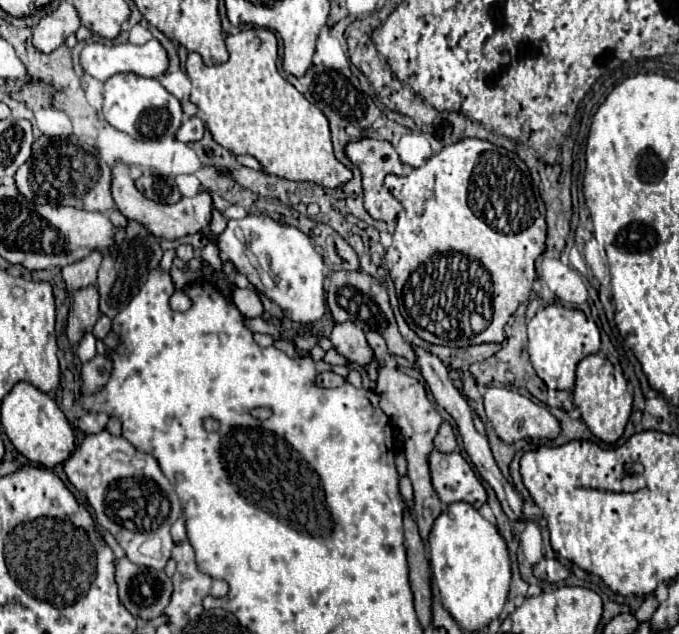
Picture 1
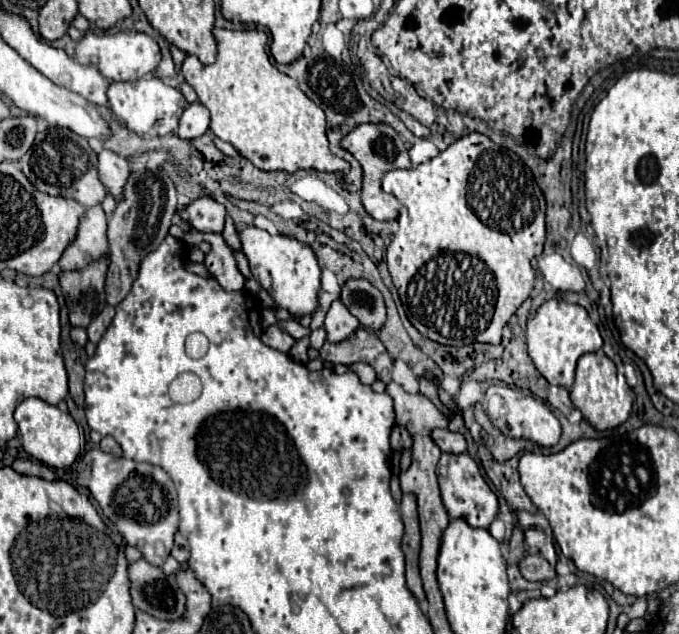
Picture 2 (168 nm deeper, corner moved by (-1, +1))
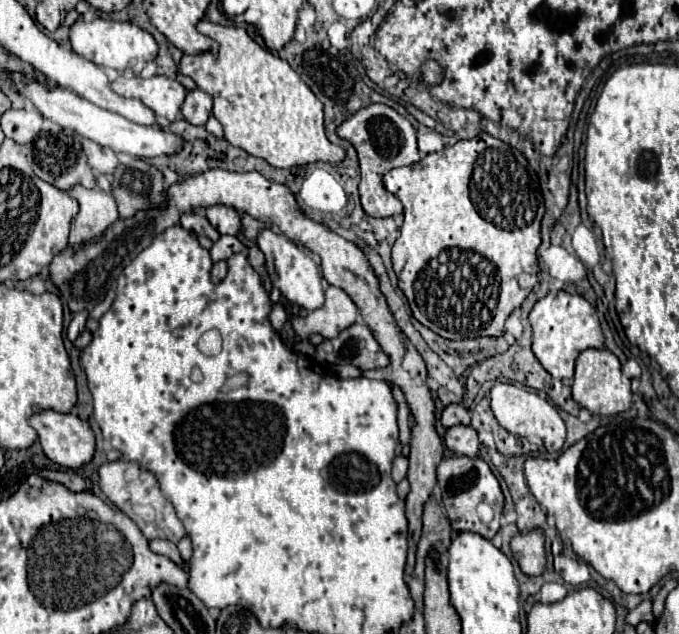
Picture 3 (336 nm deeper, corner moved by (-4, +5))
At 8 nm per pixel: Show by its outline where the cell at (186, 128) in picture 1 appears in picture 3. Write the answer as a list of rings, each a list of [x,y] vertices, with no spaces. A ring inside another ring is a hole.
[[[192,89],[186,93],[186,101],[182,105],[182,115],[192,125],[204,125],[212,113],[212,97],[202,89]]]

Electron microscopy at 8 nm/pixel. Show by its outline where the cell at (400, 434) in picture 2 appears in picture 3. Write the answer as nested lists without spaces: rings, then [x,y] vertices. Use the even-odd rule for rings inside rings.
[[[456,425],[450,427],[444,435],[444,445],[464,457],[478,457],[478,433],[468,425]]]

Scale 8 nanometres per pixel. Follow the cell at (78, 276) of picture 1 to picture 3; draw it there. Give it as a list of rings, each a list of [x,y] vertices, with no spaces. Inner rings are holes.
[[[82,185],[70,187],[68,195],[78,201],[80,211],[72,221],[70,229],[70,243],[80,245],[88,239],[94,239],[104,233],[108,225],[112,225],[118,219],[114,197],[100,187],[86,189]]]

